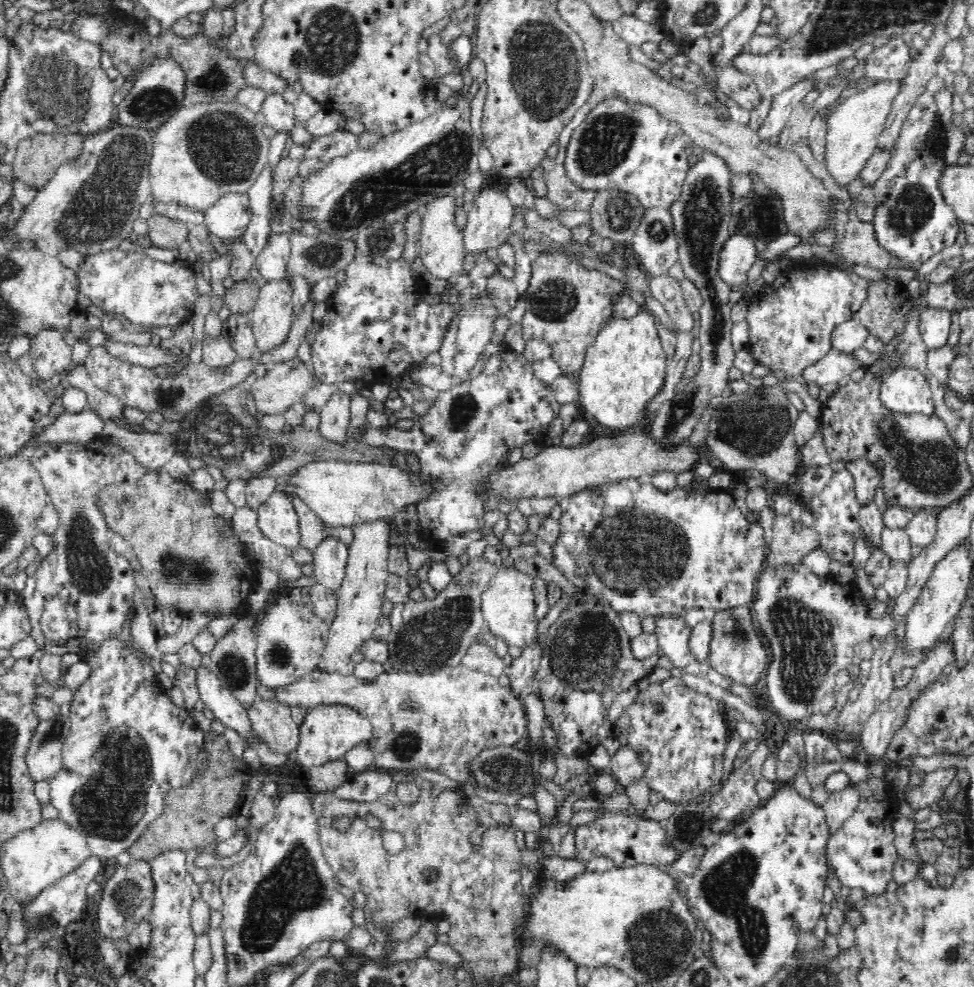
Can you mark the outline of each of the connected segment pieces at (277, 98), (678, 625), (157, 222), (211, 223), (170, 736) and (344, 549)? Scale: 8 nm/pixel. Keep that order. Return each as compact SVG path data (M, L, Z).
M268 93L261 104L265 122L276 131L290 132L295 124L295 111L292 103L285 100L282 93Z
M662 613L656 615L655 634L660 653L668 656L673 666L680 668L684 673L710 678L716 686L727 688L731 680L714 672L708 660L698 663L692 659L688 647L691 629L683 615L662 615Z
M153 213L146 218L148 223L148 236L152 244L158 248L180 248L182 242L188 240L188 226L186 222Z
M225 192L202 213L212 236L223 241L241 240L252 220L252 205L246 192Z
M116 635L94 642L91 649L96 652L91 651L84 656L83 661L89 666L89 675L72 692L69 713L71 725L69 735L63 746L64 771L56 774L50 782L50 802L52 806L58 809L59 818L80 832L86 839L92 854L102 861L108 858L116 858L118 854L127 852L147 829L147 826L162 812L166 792L192 782L196 768L199 767L199 748L203 739L203 731L194 722L190 711L185 707L174 704L174 700L168 696L168 692L164 692L159 683L159 678L156 677L157 663L152 656L136 652L140 648L134 648L134 646L136 646L134 640L131 639L130 642L126 642Z
M328 536L312 552L316 583L338 590L347 568L349 546L336 536Z

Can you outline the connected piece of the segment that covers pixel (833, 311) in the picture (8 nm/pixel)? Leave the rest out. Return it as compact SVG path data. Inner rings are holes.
M796 262L768 285L763 294L749 300L746 319L750 323L748 344L752 358L771 371L800 375L804 368L833 349L830 336L834 328L854 318L863 308L870 286L872 280L856 271L838 270L832 264Z

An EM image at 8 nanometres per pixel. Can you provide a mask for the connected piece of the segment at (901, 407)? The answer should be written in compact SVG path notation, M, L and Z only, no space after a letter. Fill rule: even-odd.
M894 367L880 388L880 399L894 411L934 414L930 382L916 368Z

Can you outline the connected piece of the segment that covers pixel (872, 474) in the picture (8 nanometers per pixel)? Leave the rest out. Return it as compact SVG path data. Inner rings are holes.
M864 458L858 460L852 460L845 464L845 468L853 474L855 480L856 499L860 507L868 507L869 505L876 503L876 490L880 486L880 473L876 471L876 468Z

